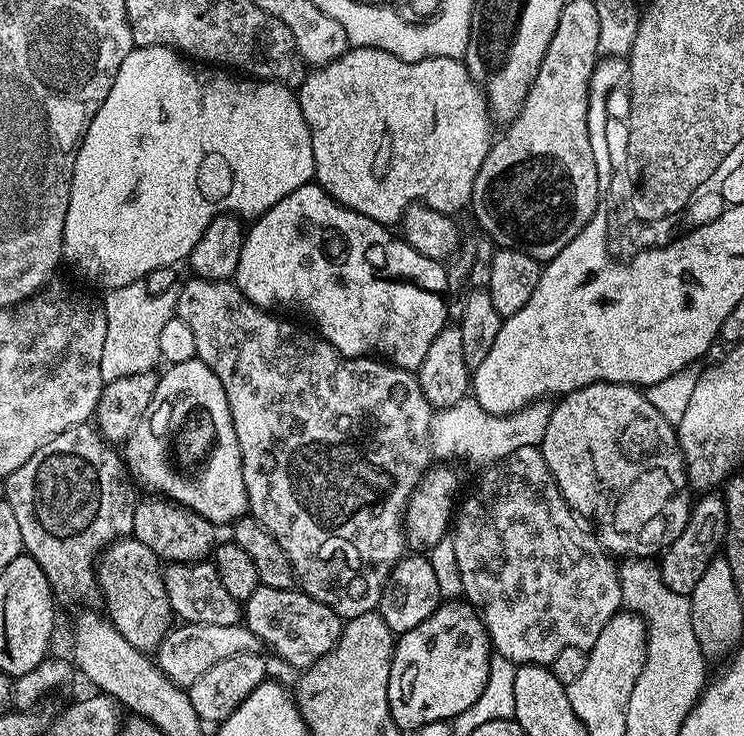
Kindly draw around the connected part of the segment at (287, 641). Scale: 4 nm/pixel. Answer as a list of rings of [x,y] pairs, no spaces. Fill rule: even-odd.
[[[261,584],[254,590],[254,594],[250,594],[248,600],[243,601],[242,620],[248,629],[259,637],[261,645],[268,647],[269,644],[290,667],[296,668],[295,670],[309,668],[314,662],[318,662],[318,658],[322,658],[330,650],[334,650],[342,627],[342,617],[337,612],[330,610],[330,606],[310,598],[303,590],[296,588],[274,590],[274,586],[265,584]]]

